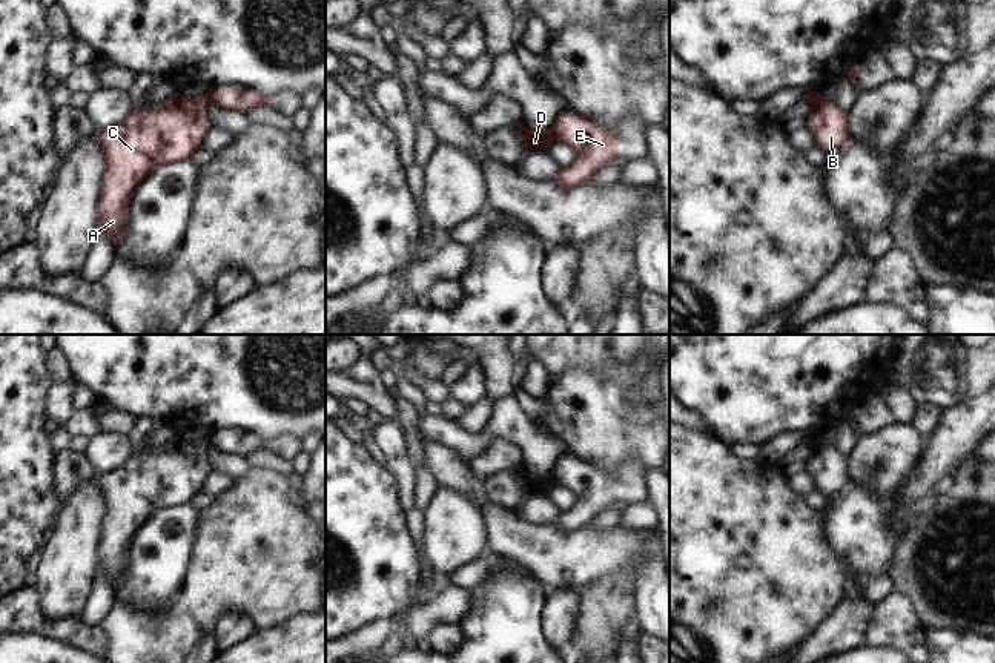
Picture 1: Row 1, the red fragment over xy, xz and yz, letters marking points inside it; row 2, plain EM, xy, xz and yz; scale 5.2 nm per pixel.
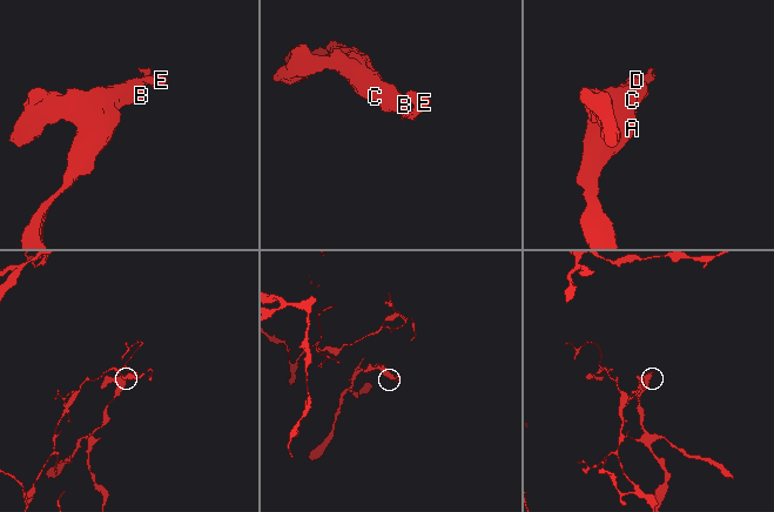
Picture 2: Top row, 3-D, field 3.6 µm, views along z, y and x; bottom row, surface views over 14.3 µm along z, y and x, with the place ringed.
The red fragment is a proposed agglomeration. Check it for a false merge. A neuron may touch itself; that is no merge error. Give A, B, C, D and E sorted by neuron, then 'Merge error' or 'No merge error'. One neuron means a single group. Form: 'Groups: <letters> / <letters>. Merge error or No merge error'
Groups: A B C D / E. Merge error.

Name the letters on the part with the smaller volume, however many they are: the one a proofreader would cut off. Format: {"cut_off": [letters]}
{"cut_off": ["E"]}

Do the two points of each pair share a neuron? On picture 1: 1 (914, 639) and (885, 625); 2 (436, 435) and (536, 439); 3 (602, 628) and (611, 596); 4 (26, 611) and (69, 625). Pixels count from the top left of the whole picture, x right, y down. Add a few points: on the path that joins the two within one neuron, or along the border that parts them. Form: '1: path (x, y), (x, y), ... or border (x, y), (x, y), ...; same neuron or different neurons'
1: path (906, 634), (892, 625); same neuron
2: path (461, 439), (481, 439), (492, 428), (512, 428); same neuron
3: path (602, 620), (602, 611), (607, 603); same neuron
4: path (37, 622), (45, 626), (59, 626); same neuron

